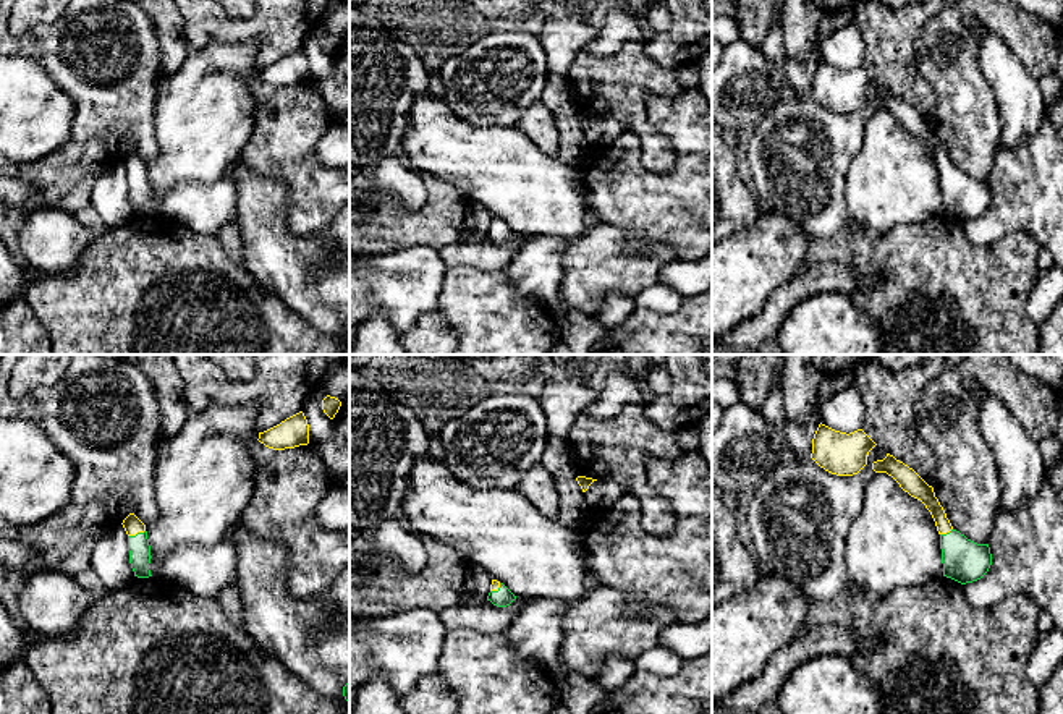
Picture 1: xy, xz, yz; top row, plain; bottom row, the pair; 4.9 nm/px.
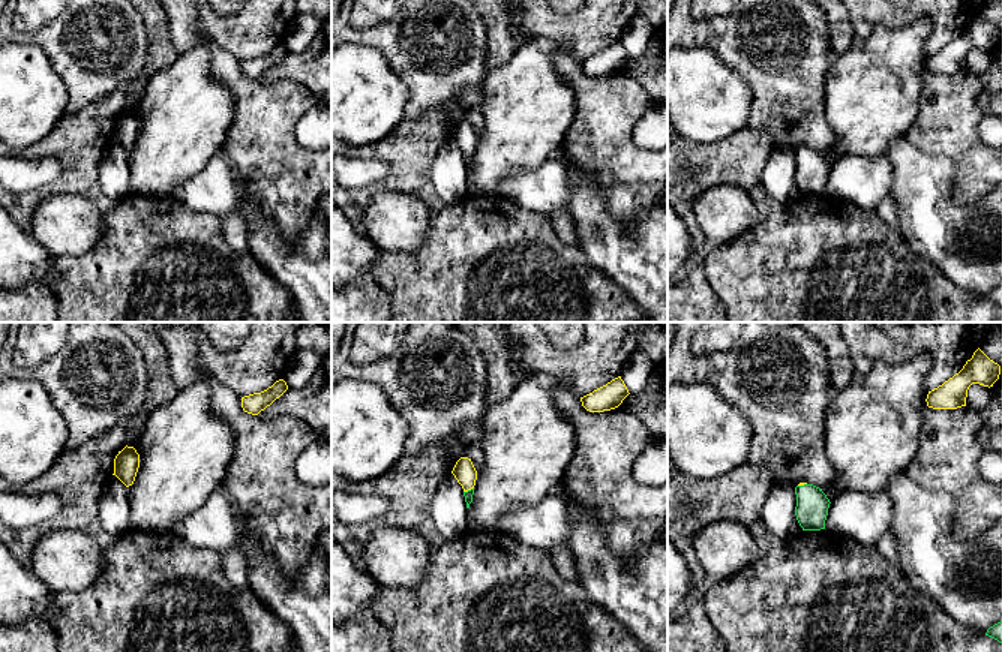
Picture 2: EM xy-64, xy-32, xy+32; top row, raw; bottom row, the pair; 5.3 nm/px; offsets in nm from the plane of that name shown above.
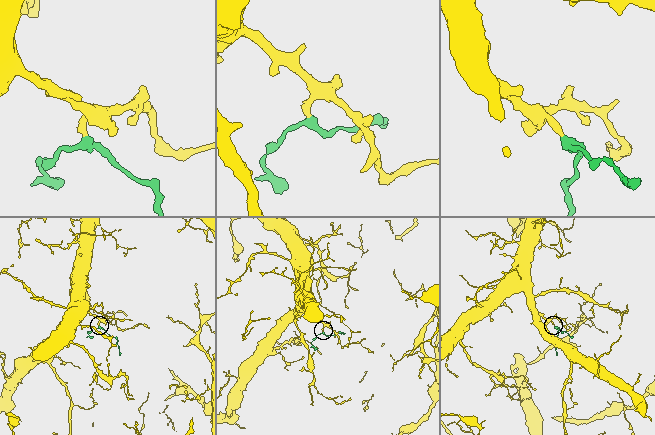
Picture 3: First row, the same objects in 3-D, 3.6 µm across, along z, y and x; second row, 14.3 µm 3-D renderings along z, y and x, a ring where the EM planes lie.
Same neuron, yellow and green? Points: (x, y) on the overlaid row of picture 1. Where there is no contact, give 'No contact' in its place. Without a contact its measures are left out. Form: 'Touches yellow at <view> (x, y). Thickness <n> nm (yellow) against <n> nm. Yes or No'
Touches yellow at xy (136, 533). Thickness 90 nm (yellow) against 110 nm. Yes

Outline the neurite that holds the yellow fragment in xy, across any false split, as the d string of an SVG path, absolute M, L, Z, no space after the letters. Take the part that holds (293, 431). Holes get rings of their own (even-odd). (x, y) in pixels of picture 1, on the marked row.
M303 411L286 418L280 424L259 432L260 444L273 450L294 448L309 444L309 424Z

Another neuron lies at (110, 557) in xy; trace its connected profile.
M108 523L102 529L94 544L89 567L107 591L121 589L136 578L129 563L128 534L121 523Z

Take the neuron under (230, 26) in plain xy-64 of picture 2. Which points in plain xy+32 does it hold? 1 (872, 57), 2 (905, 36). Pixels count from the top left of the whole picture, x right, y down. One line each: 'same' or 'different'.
1: different
2: different

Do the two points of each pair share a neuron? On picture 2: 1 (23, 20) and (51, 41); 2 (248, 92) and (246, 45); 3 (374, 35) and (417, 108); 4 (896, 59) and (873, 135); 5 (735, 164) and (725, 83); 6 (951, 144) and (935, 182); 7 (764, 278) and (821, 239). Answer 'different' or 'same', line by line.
1: different
2: different
3: same
4: same
5: different
6: different
7: same

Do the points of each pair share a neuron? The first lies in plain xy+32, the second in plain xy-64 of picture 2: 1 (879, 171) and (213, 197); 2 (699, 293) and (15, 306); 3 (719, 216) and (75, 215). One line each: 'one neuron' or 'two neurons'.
1: one neuron
2: one neuron
3: one neuron

